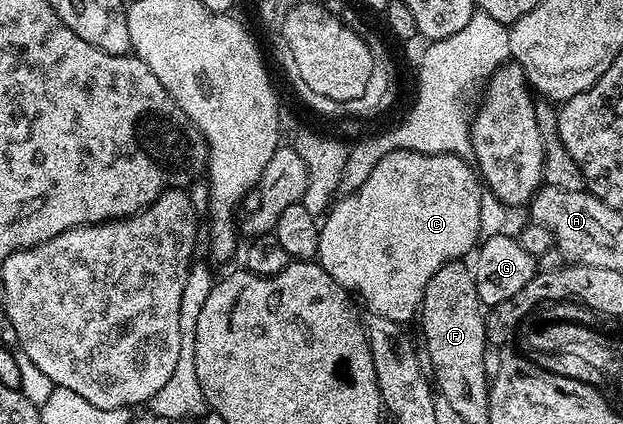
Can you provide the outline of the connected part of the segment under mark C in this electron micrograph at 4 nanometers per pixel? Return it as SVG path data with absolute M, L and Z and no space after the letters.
M395 150L384 156L357 190L341 197L323 215L316 253L320 267L361 303L364 301L371 313L401 324L408 324L411 318L413 321L420 313L430 276L446 263L463 259L463 254L471 255L481 241L482 182L477 171L464 162L467 161L459 154L423 154L413 150Z

